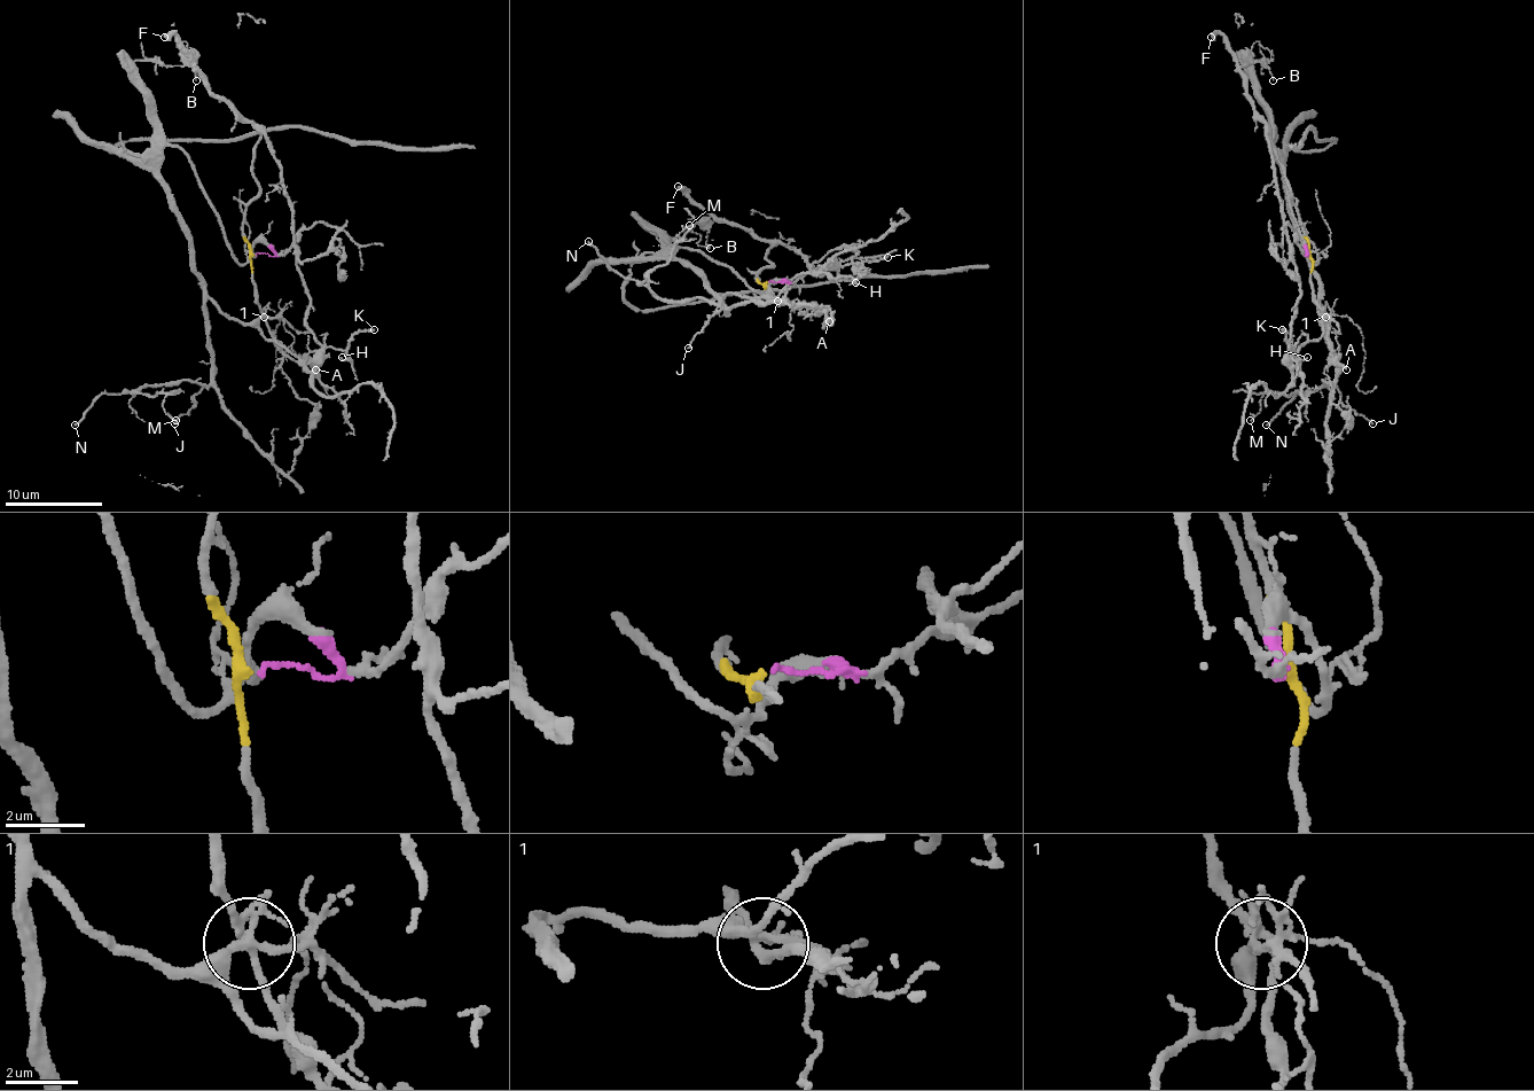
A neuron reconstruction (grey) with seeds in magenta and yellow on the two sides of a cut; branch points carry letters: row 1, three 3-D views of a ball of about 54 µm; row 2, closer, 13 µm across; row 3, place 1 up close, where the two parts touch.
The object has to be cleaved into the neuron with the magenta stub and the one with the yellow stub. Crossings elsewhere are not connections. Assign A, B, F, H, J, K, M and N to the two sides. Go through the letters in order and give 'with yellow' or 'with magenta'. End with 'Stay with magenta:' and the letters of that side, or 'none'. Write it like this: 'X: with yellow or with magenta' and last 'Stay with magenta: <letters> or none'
A: with yellow
B: with yellow
F: with yellow
H: with yellow
J: with magenta
K: with yellow
M: with magenta
N: with magenta
Stay with magenta: J, M, N

